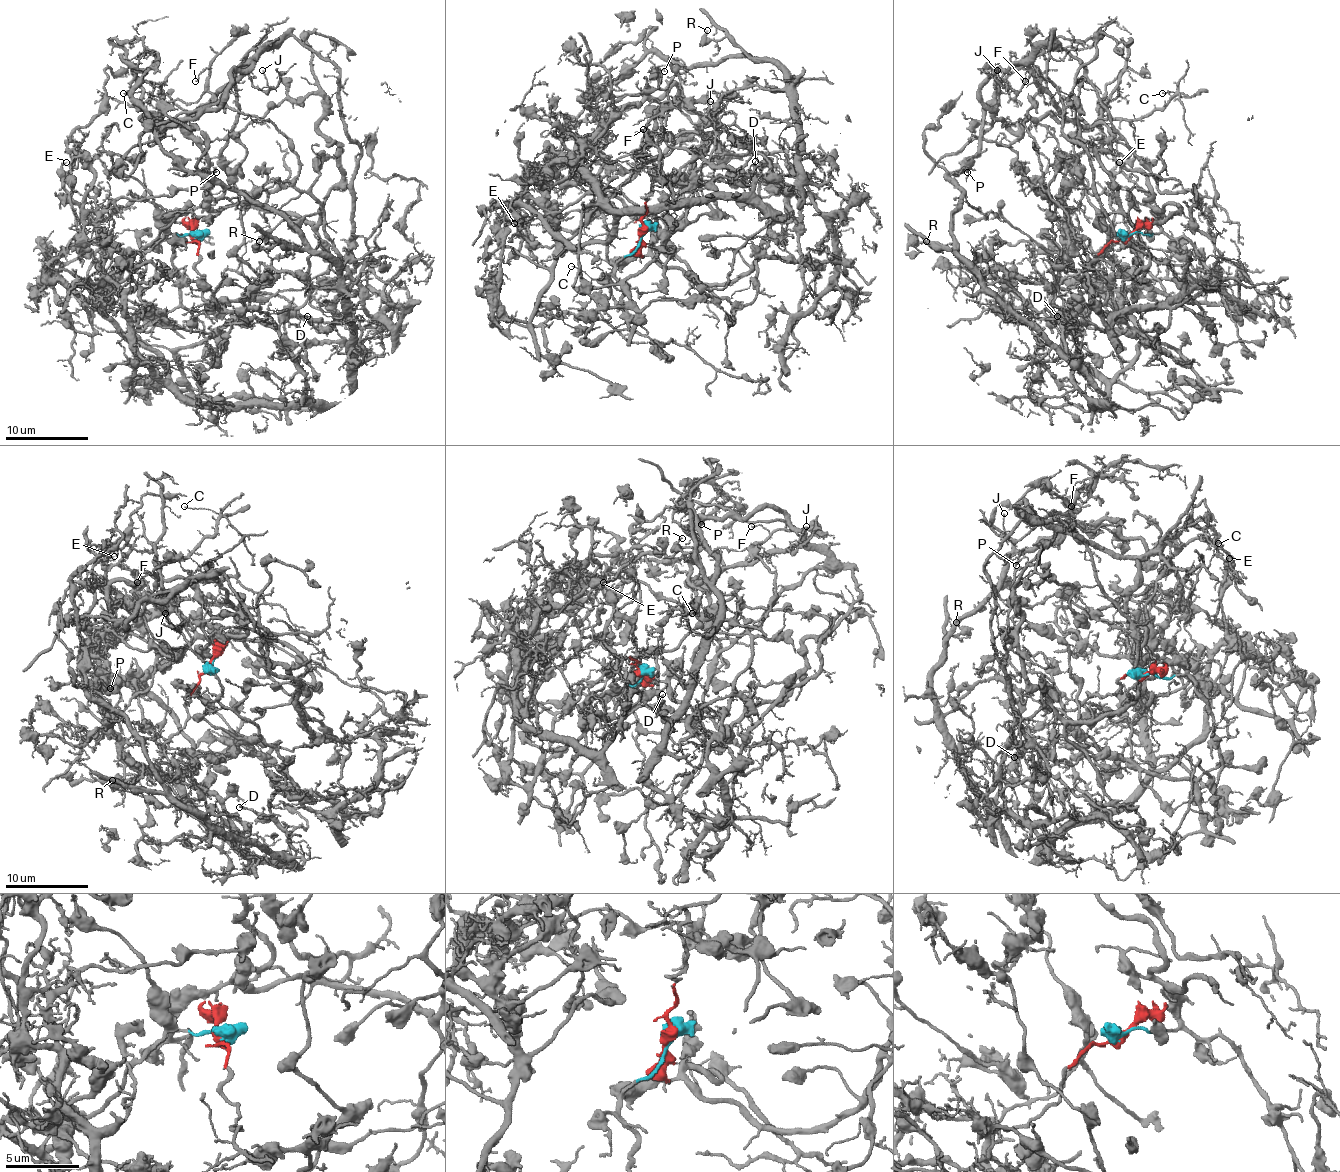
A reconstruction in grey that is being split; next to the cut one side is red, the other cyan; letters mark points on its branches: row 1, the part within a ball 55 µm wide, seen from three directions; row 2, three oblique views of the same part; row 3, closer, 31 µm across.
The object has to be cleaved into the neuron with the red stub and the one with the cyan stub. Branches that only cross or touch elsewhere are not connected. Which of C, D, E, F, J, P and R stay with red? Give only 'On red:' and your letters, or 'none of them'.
On red: D, E, F, P, R

